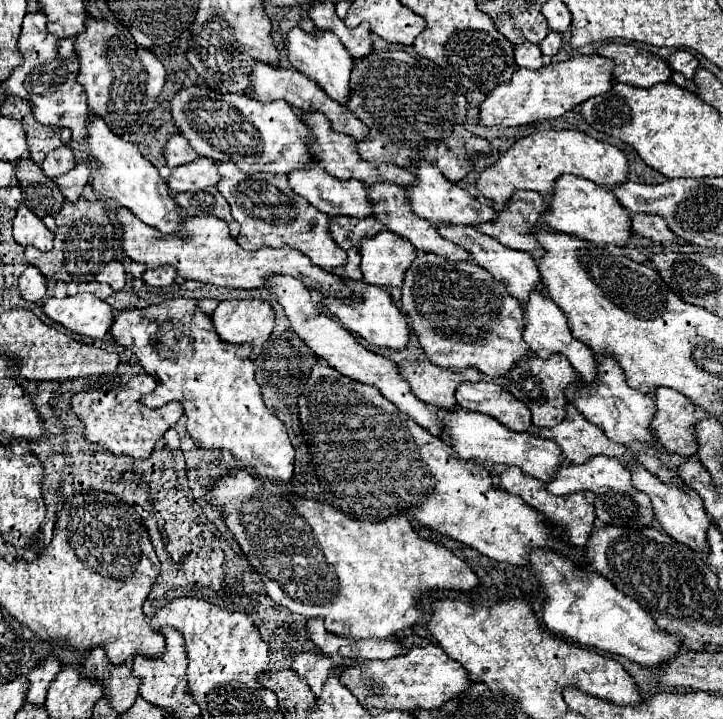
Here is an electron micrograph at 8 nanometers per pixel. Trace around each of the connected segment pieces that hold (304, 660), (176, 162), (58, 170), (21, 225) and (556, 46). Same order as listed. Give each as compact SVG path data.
M300 653L294 659L294 673L308 683L310 691L320 697L322 685L328 681L332 673L332 659L314 653Z
M176 133L170 137L170 141L166 143L166 149L164 149L164 157L166 157L166 165L170 169L176 169L184 163L190 163L190 161L196 161L198 159L198 153L188 145L188 141Z
M62 145L62 147L58 147L58 149L54 149L54 151L50 151L50 153L46 155L46 159L44 159L44 163L42 163L42 171L44 171L50 179L56 179L58 175L68 173L74 165L76 165L76 161L74 161L72 149L66 147L66 145Z
M20 205L16 209L16 217L12 223L14 223L14 239L20 245L24 245L24 247L34 245L40 251L52 249L54 233L26 205Z
M548 33L548 37L540 43L540 51L542 51L542 55L546 55L546 57L552 57L552 55L556 55L558 51L560 51L560 43L562 43L562 35L560 33Z

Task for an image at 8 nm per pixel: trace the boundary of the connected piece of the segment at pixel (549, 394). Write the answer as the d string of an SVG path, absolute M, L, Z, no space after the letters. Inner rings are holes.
M530 353L524 359L520 359L504 377L510 381L508 393L512 393L516 399L526 403L526 407L532 411L532 423L538 427L554 427L564 419L564 405L568 403L564 389L568 383L576 381L578 375L570 361L562 353L554 353L550 359L540 359L538 355Z

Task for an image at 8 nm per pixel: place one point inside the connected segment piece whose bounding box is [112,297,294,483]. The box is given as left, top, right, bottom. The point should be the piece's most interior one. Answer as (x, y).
(174, 341)

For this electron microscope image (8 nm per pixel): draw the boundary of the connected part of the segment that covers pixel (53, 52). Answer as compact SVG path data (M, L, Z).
M42 11L28 13L24 17L22 33L18 39L18 53L24 57L24 65L16 67L12 75L4 81L6 95L16 95L28 101L38 123L68 127L72 131L74 141L84 139L86 117L90 115L90 109L86 103L84 87L76 81L80 65L58 55L58 39L46 31L46 17Z

